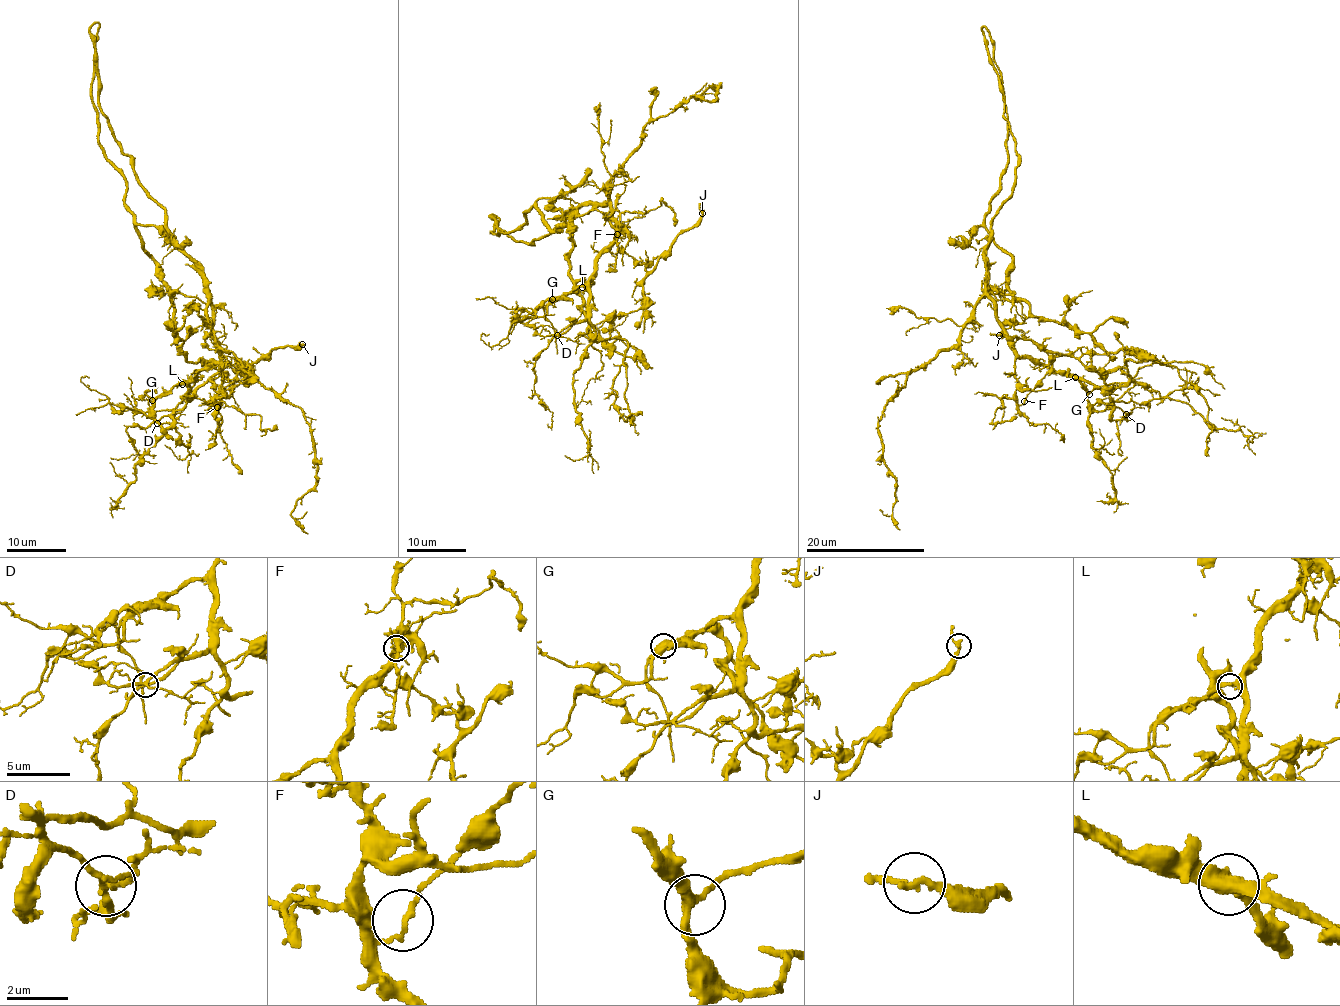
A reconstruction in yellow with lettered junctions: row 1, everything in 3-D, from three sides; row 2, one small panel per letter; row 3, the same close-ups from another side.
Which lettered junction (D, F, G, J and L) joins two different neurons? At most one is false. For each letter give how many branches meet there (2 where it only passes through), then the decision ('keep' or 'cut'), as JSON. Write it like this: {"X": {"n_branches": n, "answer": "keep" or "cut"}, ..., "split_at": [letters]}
{"D": {"n_branches": 3, "answer": "keep"}, "F": {"n_branches": 2, "answer": "cut"}, "G": {"n_branches": 3, "answer": "keep"}, "J": {"n_branches": 2, "answer": "keep"}, "L": {"n_branches": 2, "answer": "keep"}, "split_at": ["F"]}

